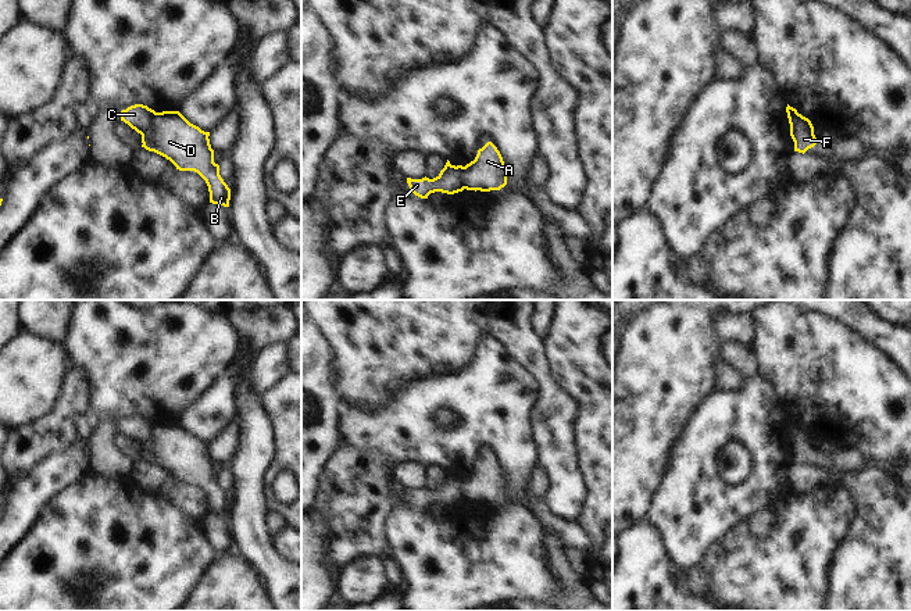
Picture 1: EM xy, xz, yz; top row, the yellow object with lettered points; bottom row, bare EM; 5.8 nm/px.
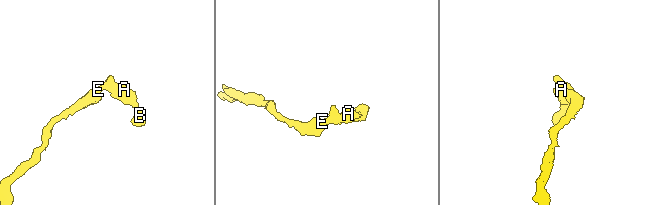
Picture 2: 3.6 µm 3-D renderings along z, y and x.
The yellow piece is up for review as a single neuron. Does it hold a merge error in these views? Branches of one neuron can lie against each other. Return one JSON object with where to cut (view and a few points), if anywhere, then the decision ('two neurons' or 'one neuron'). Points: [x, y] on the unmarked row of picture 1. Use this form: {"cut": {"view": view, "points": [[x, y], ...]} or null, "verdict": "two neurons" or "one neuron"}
{"cut": {"view": "xy", "points": [[156, 424], [153, 436], [142, 446]]}, "verdict": "two neurons"}

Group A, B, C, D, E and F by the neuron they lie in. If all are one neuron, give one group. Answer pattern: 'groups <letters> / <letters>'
groups A B D F / C E

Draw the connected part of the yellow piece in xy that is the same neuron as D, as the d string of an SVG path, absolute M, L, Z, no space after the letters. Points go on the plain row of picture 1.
M162 422L156 424L151 440L142 446L142 458L165 468L179 482L197 483L208 497L210 514L229 518L231 500L214 474L208 447L179 422Z

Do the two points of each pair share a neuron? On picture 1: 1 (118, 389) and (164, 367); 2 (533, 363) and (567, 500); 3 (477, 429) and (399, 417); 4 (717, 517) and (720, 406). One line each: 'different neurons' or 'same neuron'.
1: same neuron
2: same neuron
3: same neuron
4: same neuron

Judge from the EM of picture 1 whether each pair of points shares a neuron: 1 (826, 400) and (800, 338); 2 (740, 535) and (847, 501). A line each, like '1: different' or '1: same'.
1: same
2: same

